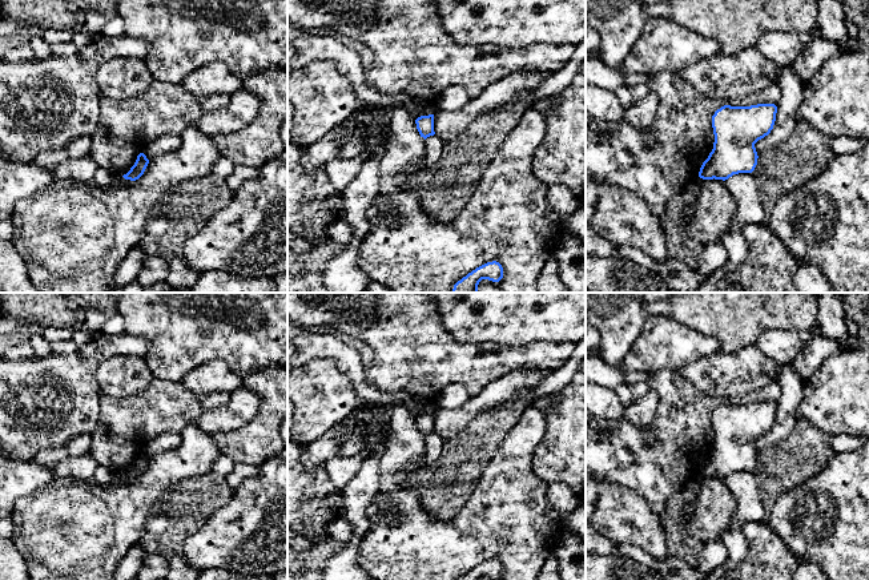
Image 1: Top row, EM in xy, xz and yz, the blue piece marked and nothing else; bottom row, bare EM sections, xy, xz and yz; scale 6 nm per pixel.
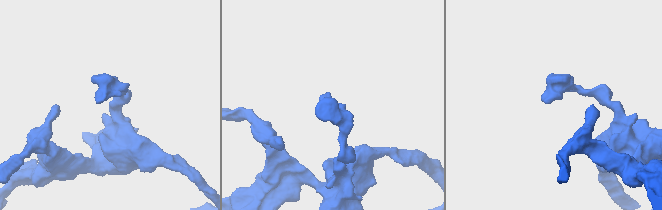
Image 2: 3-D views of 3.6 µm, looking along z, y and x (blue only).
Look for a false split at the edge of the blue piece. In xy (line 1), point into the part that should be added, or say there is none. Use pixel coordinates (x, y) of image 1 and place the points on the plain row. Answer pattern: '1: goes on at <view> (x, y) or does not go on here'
1: does not go on here

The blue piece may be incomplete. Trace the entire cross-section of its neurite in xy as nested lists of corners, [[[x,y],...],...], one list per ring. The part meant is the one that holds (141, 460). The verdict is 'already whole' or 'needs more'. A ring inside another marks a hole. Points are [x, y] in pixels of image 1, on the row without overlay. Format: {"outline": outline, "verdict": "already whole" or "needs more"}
{"outline": [[[140,451],[140,452],[137,454],[137,458],[136,458],[134,463],[133,463],[133,464],[130,466],[130,468],[129,468],[126,472],[124,472],[122,475],[124,475],[125,478],[130,478],[130,479],[138,478],[138,476],[144,472],[144,470],[145,470],[145,467],[146,467],[148,462],[149,462],[149,458],[146,456],[146,454],[145,454],[144,451]]], "verdict": "already whole"}

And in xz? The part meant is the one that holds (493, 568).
{"outline": [[[492,559],[476,565],[458,580],[480,580],[482,577],[499,580],[502,576],[503,576],[502,563],[496,559]]], "verdict": "already whole"}

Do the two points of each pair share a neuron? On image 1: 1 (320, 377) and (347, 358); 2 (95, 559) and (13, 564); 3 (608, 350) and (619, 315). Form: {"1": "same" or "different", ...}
{"1": "different", "2": "different", "3": "same"}

